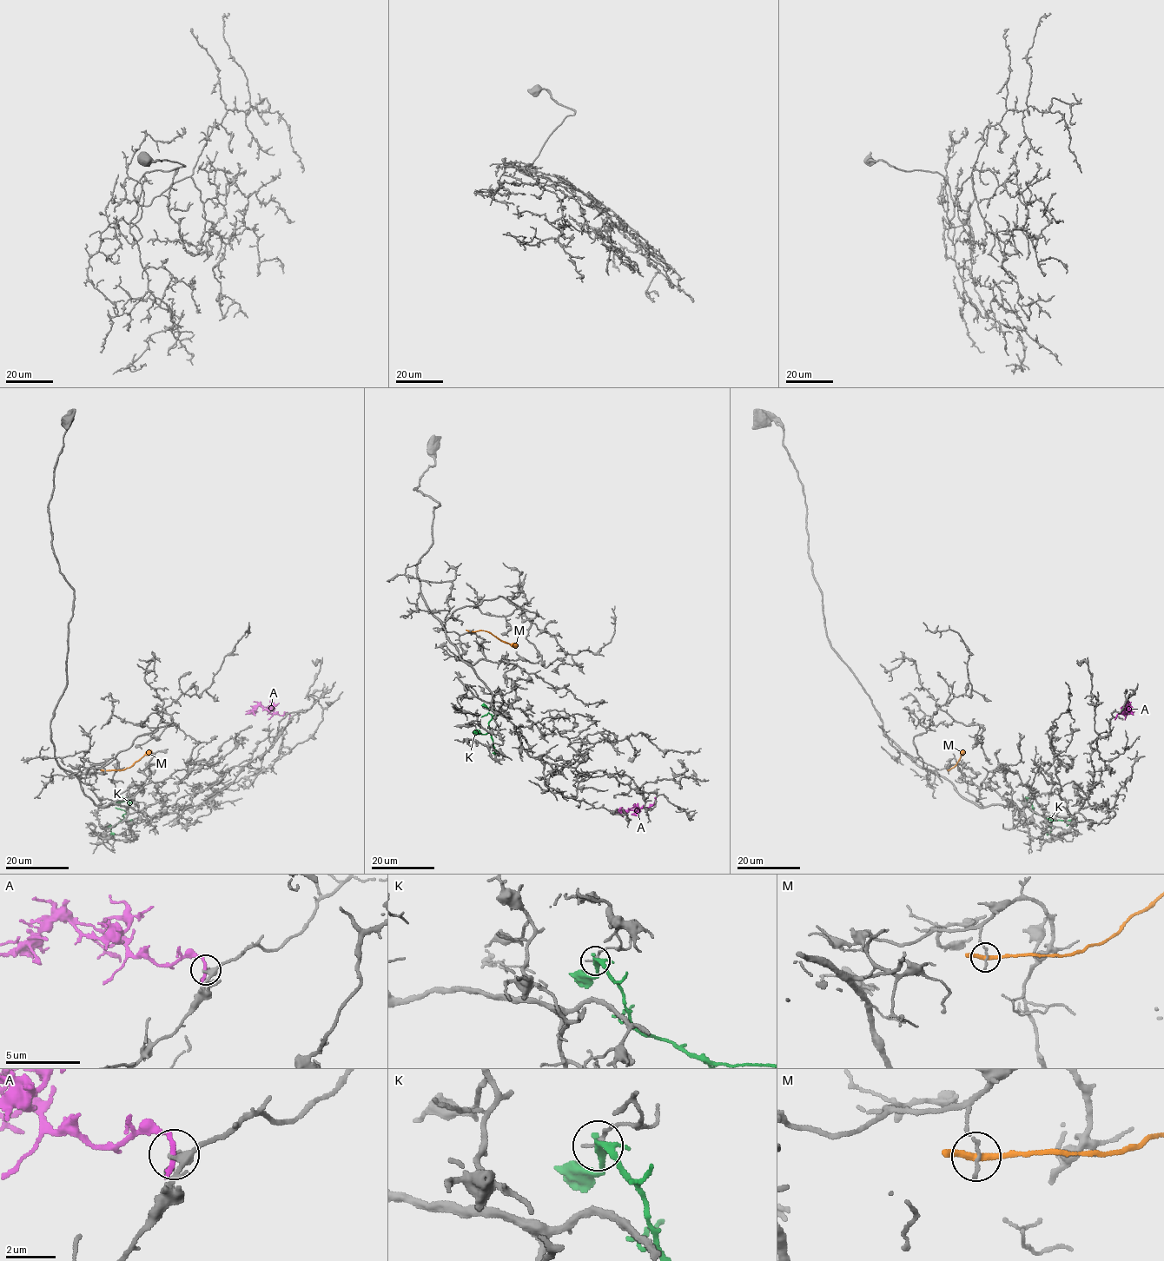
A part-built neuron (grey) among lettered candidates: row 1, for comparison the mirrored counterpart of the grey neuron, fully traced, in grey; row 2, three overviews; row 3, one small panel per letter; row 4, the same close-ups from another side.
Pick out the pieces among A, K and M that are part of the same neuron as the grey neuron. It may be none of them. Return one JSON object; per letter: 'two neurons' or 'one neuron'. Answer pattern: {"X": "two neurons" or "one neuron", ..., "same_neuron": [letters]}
{"A": "two neurons", "K": "two neurons", "M": "two neurons", "same_neuron": []}

